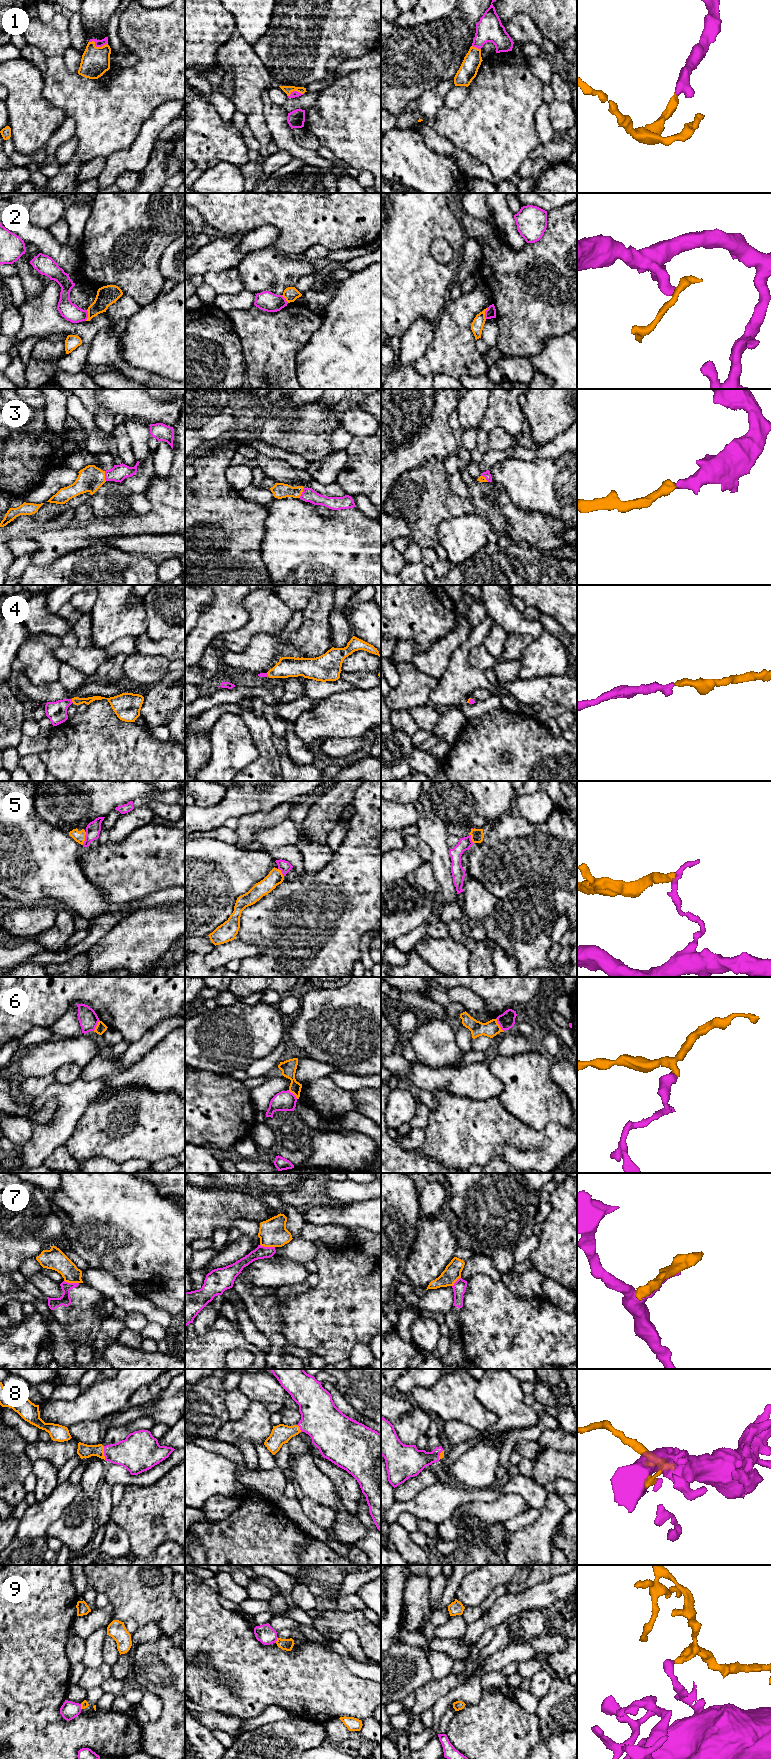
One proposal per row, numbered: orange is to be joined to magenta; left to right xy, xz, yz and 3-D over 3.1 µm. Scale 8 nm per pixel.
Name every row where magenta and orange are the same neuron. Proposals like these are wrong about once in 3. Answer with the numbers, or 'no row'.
1, 3, 4, 8

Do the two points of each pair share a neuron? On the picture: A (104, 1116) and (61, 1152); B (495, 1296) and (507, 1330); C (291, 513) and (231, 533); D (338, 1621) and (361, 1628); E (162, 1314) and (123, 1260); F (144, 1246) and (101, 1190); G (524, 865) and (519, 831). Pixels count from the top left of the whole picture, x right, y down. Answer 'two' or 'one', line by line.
A: two
B: one
C: two
D: one
E: two
F: one
G: one

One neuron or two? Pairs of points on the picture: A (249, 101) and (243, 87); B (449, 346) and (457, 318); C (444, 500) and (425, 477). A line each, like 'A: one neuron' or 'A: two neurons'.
A: one neuron
B: one neuron
C: one neuron

